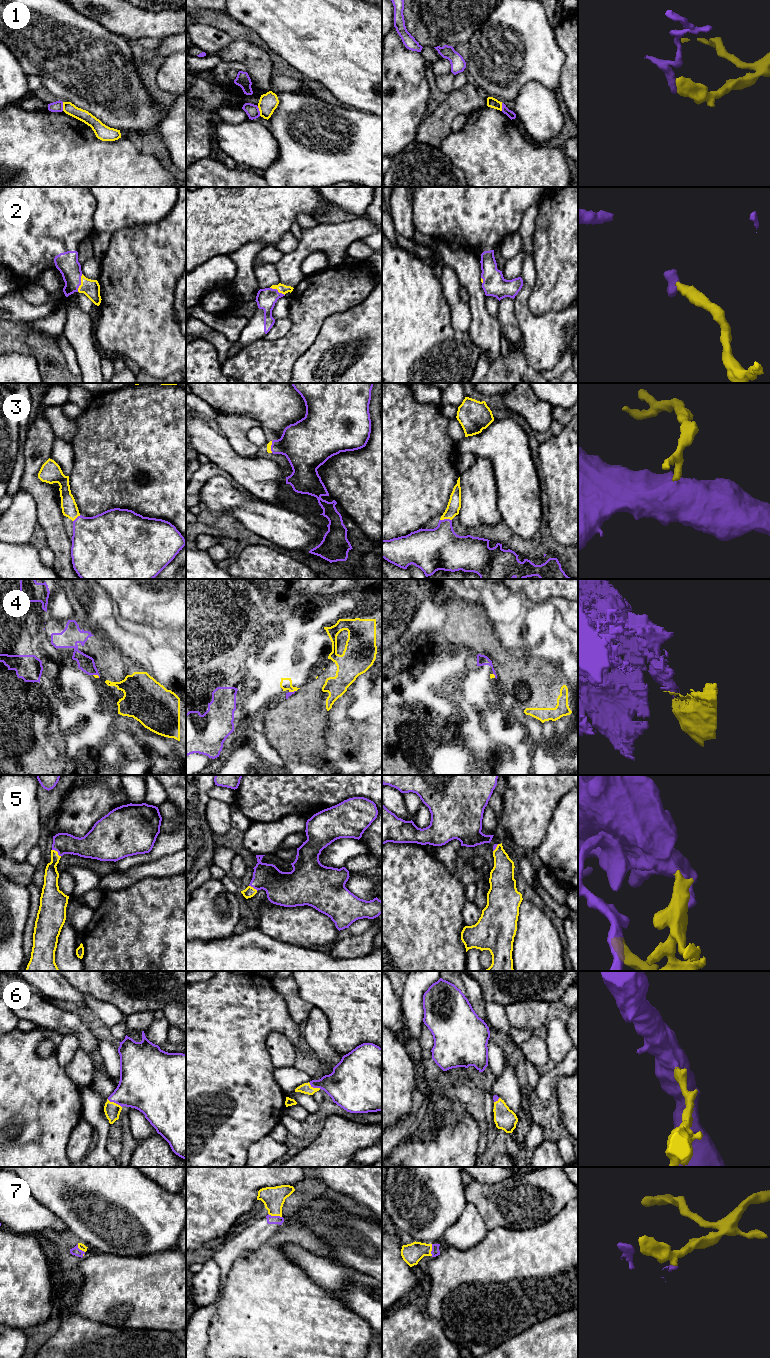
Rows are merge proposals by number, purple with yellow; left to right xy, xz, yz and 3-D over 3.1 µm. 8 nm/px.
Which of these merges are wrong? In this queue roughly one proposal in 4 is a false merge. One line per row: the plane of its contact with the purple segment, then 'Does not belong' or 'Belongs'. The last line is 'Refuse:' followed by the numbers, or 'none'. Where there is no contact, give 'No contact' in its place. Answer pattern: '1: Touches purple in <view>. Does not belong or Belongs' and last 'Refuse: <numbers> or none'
1: Touches purple in xz. Does not belong
2: Touches purple in xy. Belongs
3: Touches purple in yz. Belongs
4: Touches purple in xy. Does not belong
5: Touches purple in xy. Belongs
6: Touches purple in xy. Belongs
7: Touches purple in xz. Belongs
Refuse: 1, 4

